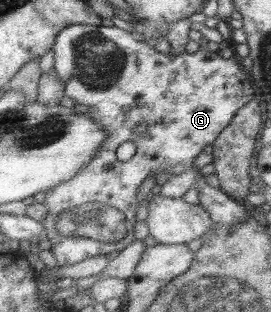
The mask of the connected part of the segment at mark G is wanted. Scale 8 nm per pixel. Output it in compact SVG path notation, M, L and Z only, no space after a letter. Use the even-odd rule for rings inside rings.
M68 25L58 33L53 44L55 51L54 71L58 73L58 81L64 85L64 95L72 99L78 105L89 106L90 118L94 123L102 125L102 129L108 133L102 148L94 156L92 161L86 164L74 177L63 181L60 185L46 191L46 199L43 205L48 214L41 222L45 228L47 240L51 244L51 251L60 266L74 265L88 259L90 256L106 255L112 251L123 250L134 242L136 211L139 206L137 199L138 187L148 175L166 172L170 175L185 172L191 168L194 159L200 155L206 146L211 145L218 135L230 123L236 113L255 99L254 87L248 81L249 73L245 73L242 65L236 59L223 59L218 52L212 52L206 47L201 47L195 53L164 54L157 51L153 45L143 40L138 40L133 33L117 26L98 25ZM146 123L146 133L140 135L136 128ZM131 141L136 145L137 152L128 161L120 161L116 158L118 147ZM86 203L104 203L114 206L127 219L126 237L120 241L110 243L99 239L66 239L56 230L55 223L58 217L80 205Z

